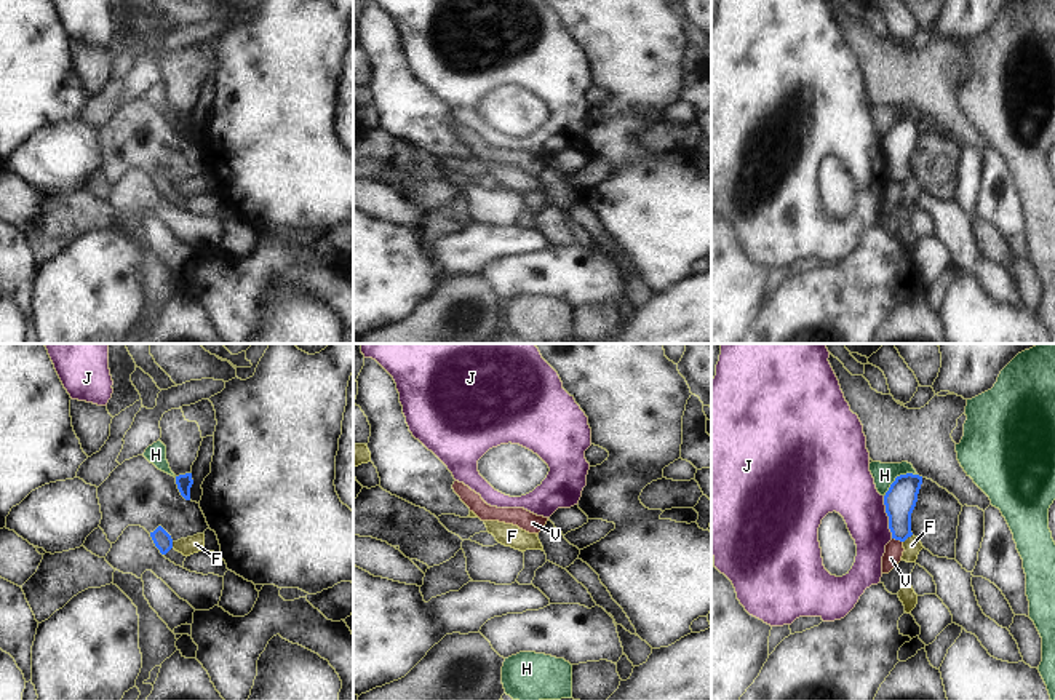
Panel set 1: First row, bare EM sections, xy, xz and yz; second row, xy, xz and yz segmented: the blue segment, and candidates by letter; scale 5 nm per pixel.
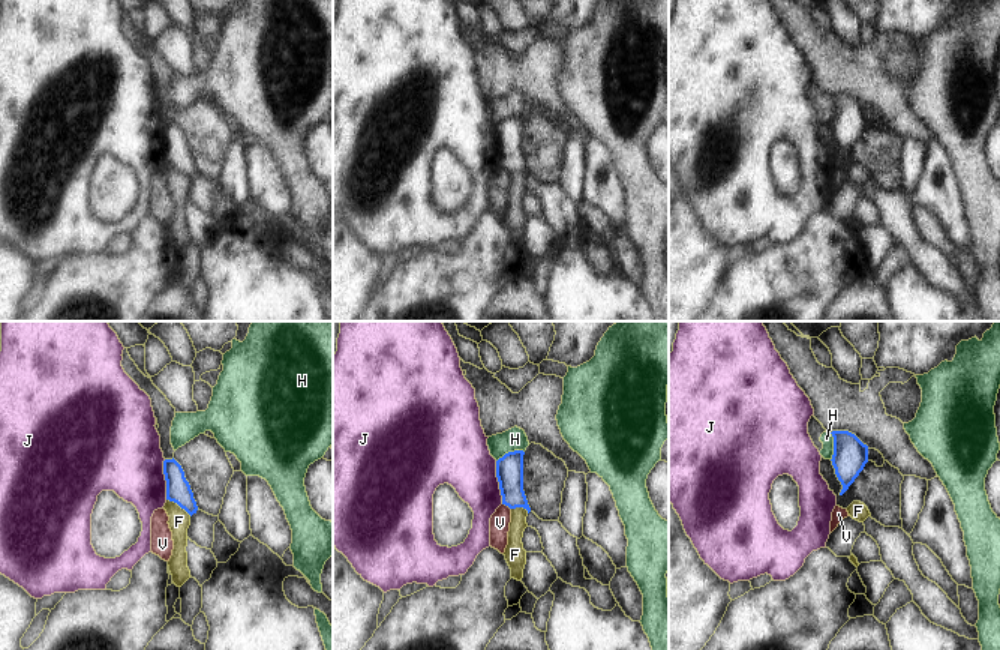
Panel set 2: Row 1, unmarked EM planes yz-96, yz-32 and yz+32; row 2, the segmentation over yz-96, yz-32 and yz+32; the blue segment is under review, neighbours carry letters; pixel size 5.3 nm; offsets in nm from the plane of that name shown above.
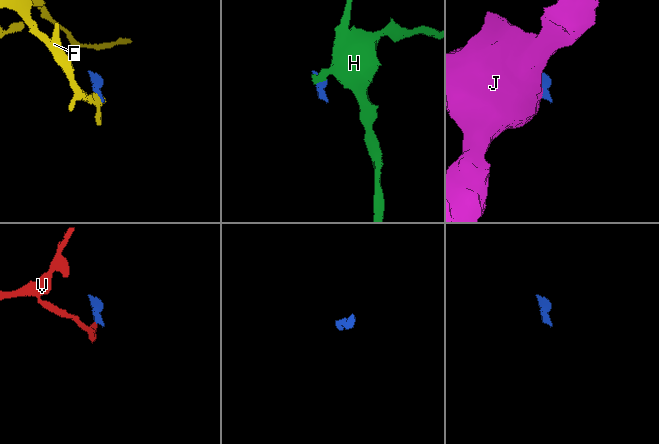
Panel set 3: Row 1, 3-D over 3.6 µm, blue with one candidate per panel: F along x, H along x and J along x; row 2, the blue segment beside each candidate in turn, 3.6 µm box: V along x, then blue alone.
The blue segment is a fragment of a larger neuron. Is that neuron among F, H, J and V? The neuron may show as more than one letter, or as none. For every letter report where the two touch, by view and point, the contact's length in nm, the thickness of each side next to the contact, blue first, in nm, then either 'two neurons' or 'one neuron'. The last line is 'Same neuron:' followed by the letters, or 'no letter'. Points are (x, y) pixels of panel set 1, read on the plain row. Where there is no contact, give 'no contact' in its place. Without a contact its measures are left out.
F: yz (907, 179) | 60 nm | 160/90 nm | two neurons
H: yz (897, 119) | 200 nm | 160/110 nm | two neurons
J: yz (887, 157) | 220 nm | 160/280 nm | two neurons
V: yz (897, 181) | 60 nm | 160/100 nm | two neurons
Same neuron: no letter

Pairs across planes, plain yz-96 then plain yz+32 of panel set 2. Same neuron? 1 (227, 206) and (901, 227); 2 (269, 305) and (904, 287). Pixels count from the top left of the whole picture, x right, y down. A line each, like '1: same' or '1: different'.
1: same
2: same

